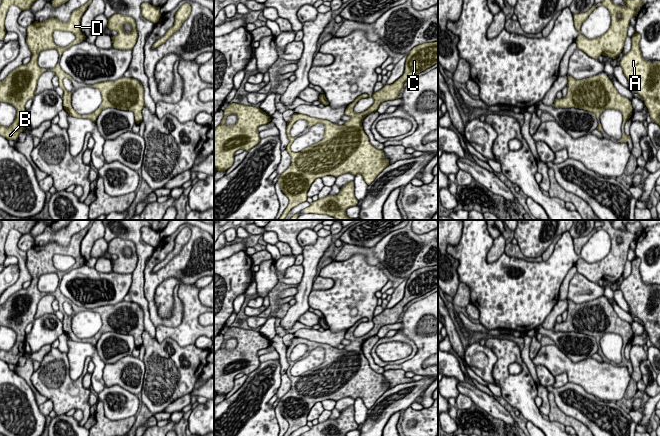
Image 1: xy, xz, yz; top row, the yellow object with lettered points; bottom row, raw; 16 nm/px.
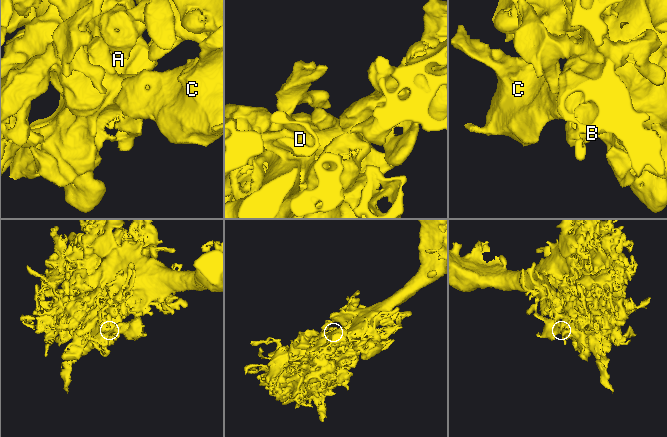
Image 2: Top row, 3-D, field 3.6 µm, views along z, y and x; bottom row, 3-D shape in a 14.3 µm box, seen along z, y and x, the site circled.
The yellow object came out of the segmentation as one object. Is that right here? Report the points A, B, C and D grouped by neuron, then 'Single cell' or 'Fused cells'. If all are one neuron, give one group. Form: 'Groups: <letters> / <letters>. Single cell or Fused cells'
Groups: A B C D. Single cell

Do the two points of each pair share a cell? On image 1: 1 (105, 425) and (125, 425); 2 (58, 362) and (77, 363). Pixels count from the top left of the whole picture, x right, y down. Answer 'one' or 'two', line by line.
1: one
2: two

